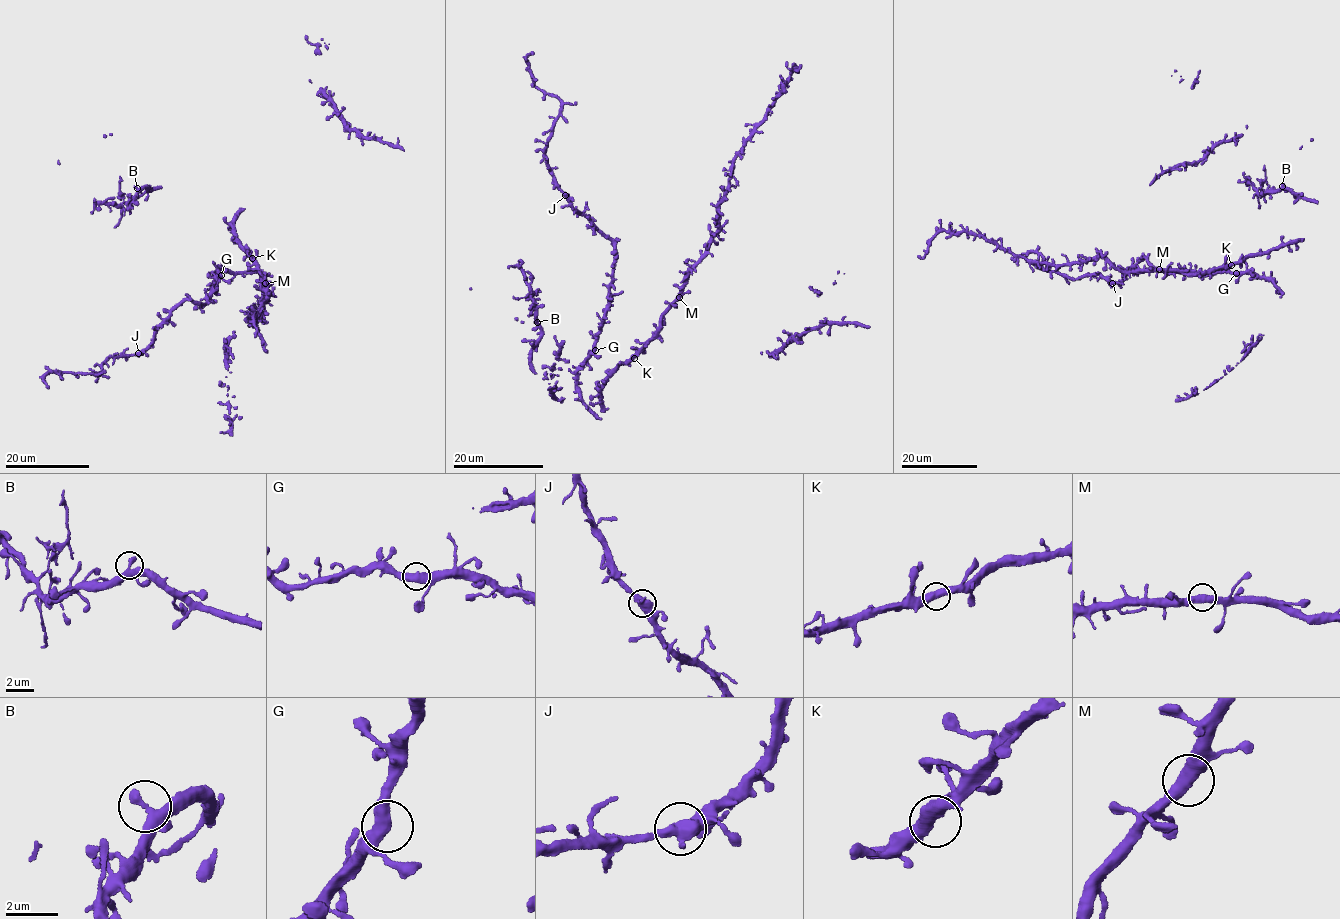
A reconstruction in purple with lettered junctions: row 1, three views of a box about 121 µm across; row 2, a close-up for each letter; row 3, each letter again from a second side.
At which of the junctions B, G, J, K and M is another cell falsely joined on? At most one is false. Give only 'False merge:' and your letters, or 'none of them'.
False merge: none of them

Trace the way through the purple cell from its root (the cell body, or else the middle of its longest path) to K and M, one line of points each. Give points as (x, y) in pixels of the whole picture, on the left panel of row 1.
K: (233, 242), (235, 239), (252, 258)
M: (233, 242), (235, 239), (247, 250), (261, 272), (263, 279), (259, 281), (265, 283)

